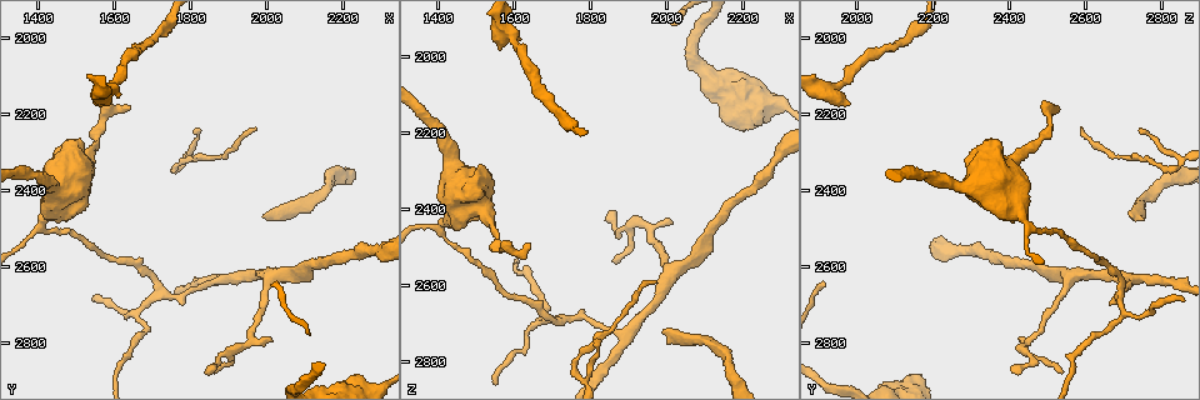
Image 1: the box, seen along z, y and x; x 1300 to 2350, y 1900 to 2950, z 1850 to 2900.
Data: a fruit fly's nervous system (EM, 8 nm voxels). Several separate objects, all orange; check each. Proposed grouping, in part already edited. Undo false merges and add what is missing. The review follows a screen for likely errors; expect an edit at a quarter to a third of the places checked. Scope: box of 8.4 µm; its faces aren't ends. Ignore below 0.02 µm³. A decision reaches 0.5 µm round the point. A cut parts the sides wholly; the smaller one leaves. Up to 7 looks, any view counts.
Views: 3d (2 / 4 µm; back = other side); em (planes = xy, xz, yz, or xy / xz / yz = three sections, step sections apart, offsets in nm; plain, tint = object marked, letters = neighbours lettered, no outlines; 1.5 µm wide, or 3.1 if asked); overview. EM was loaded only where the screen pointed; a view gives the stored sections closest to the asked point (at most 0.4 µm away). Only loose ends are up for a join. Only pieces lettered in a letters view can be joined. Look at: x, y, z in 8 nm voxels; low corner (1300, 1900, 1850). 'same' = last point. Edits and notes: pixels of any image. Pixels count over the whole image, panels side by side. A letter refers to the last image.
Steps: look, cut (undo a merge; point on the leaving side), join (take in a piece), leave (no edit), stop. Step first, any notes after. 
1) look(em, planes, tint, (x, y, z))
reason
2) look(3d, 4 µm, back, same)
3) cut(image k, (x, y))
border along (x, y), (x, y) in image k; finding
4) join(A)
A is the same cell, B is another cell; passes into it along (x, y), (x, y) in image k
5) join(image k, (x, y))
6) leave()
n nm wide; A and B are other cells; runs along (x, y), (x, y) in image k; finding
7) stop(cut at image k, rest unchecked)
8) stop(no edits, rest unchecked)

look(em, xy, step 8, letters, (1985, 2475, 2725))
long arm stops here

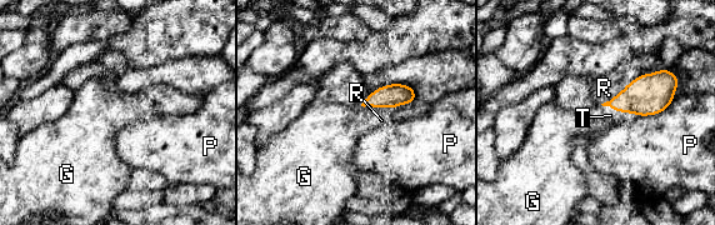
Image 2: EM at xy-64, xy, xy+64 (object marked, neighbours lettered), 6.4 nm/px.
look(em, planes, letters, same)

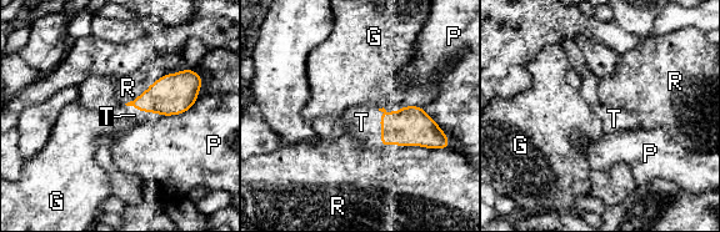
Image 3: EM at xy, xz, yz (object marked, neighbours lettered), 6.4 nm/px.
join(T)
T is the same cell, G, P and R are other cells; passes into it along (410, 126), (379, 121), (361, 122) in image 3; the neuron continues

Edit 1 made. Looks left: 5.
look(overview)
see it whole again

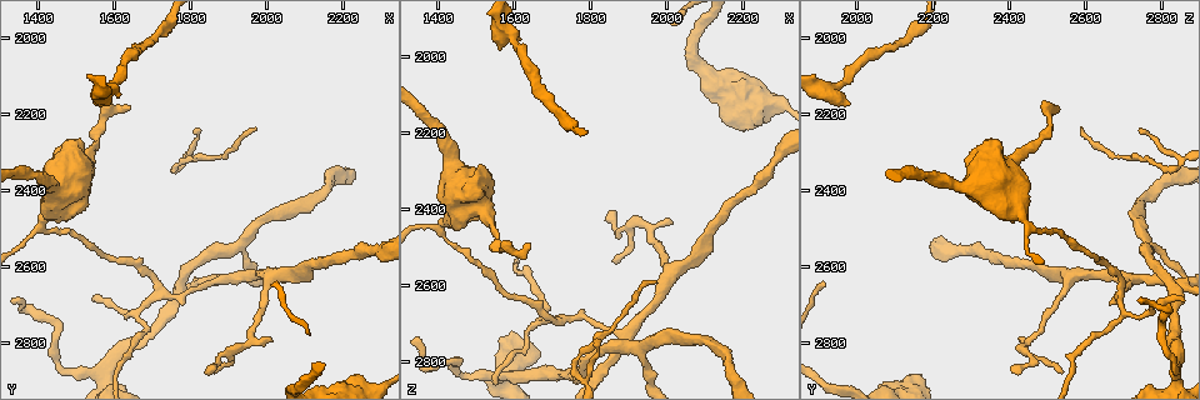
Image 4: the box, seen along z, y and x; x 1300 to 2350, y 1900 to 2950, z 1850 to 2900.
look(em, xz, step 4, letters, (2015, 2795, 2445))
tapers out

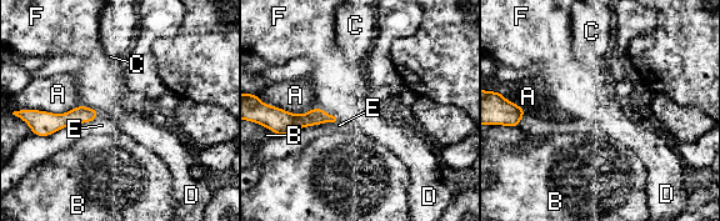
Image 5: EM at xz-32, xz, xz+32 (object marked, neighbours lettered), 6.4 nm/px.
look(em, planes, letters, same)

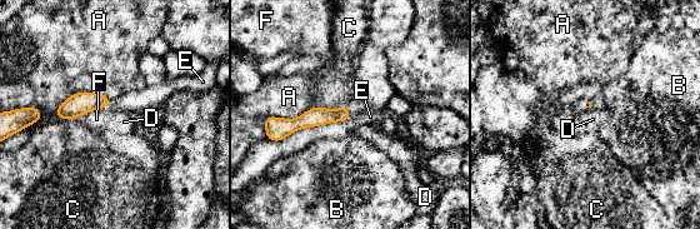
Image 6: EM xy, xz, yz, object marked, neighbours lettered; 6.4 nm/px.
leave()
A, B, C, D, E and F are other cells; no lettered piece goes on from it

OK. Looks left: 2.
look(em, xz, step 8, tint, (1410, 2485, 2450))
sudden change in width

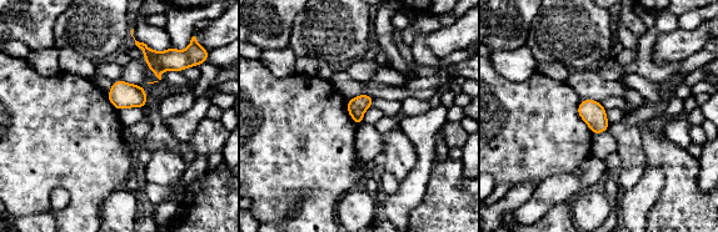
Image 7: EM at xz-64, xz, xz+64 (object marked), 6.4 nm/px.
look(em, planes, letters, same)

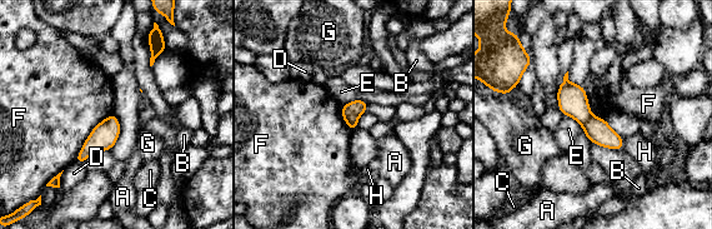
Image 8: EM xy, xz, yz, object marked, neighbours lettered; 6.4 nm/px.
cut(image 8, (351, 119))
120 nm wide; A, B, C, D, E, F, G and H are other cells; border along (344, 105), (357, 117) in image 8; two neurons meet here

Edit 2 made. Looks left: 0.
stop(join at image 3, cut at image 8, rest unchecked)

